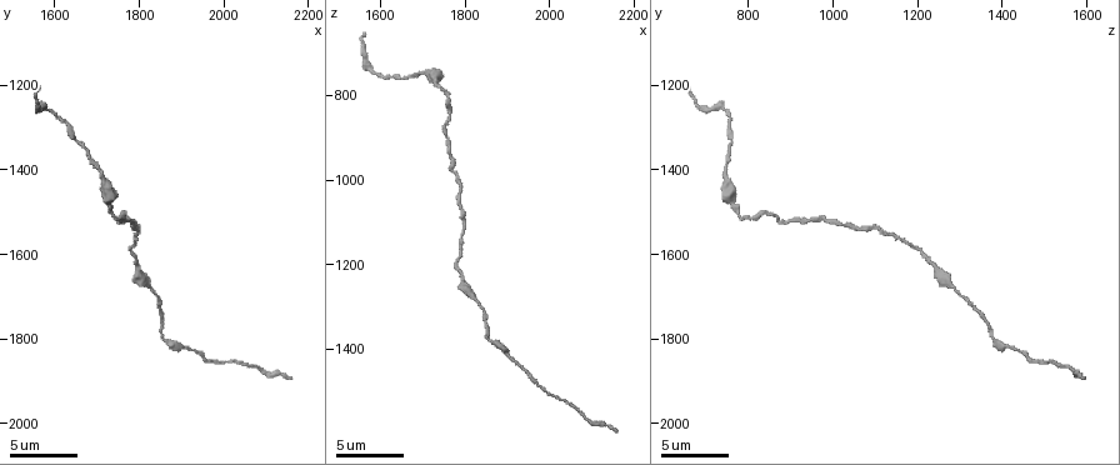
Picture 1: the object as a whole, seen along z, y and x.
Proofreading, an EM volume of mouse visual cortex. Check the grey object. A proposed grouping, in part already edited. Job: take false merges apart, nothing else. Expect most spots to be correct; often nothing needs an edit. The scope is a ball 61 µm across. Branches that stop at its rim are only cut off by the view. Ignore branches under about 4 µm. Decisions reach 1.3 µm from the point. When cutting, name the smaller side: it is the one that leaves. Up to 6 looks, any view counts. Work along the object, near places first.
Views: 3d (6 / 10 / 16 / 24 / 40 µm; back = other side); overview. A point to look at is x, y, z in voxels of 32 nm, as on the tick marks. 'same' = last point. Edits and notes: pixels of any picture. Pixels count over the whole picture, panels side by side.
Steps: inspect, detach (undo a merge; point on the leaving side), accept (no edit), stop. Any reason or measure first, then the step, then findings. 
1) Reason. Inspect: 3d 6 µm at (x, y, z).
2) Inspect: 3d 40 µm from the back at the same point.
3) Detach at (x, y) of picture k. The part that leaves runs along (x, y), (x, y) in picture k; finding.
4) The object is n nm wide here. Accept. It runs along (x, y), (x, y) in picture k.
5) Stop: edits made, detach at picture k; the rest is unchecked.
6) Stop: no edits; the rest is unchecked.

Inspect: 3d 6 µm at (1715, 1425, 750).

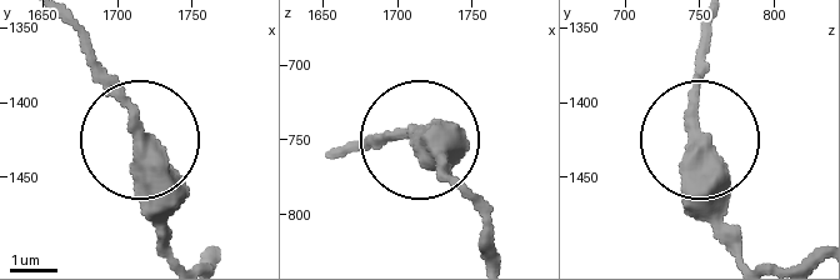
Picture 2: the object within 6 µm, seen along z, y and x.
Accept. It runs along (739, 251), (699, 133), (699, 29) in picture 2; continuous, no second cell.

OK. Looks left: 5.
Sudden change in width. Inspect: 3d 16 µm at (1820, 1670, 1275).

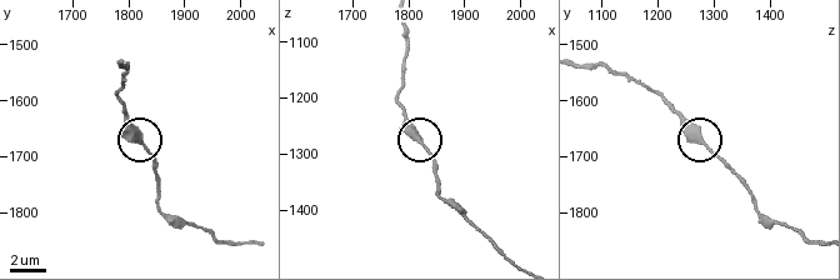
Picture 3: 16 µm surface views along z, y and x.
Inspect: 3d 16 µm from the back at (1815, 1675, 1275).

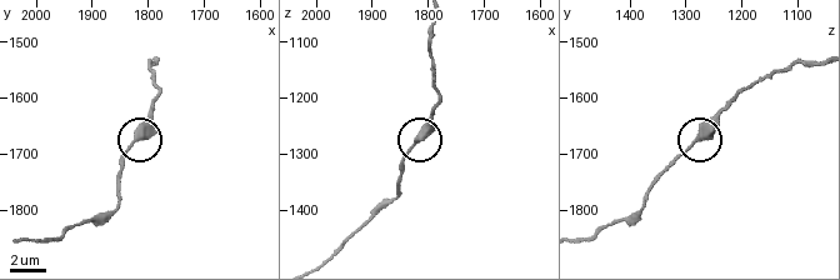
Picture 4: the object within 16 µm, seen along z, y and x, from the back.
Accept. It runs along (795, 64), (770, 71), (748, 86), (668, 170) in picture 4; all the same cell.

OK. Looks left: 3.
Calibre changes. Inspect: 3d 6 µm at (1850, 1785, 1370).

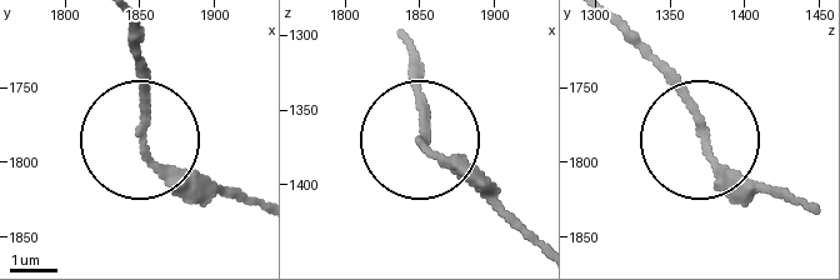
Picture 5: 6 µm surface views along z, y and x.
Accept. It runs along (610, 24), (681, 96), (718, 156), (785, 200) in picture 5; all the same cell.

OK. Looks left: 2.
Stop: no edits; the rest is unchecked.

